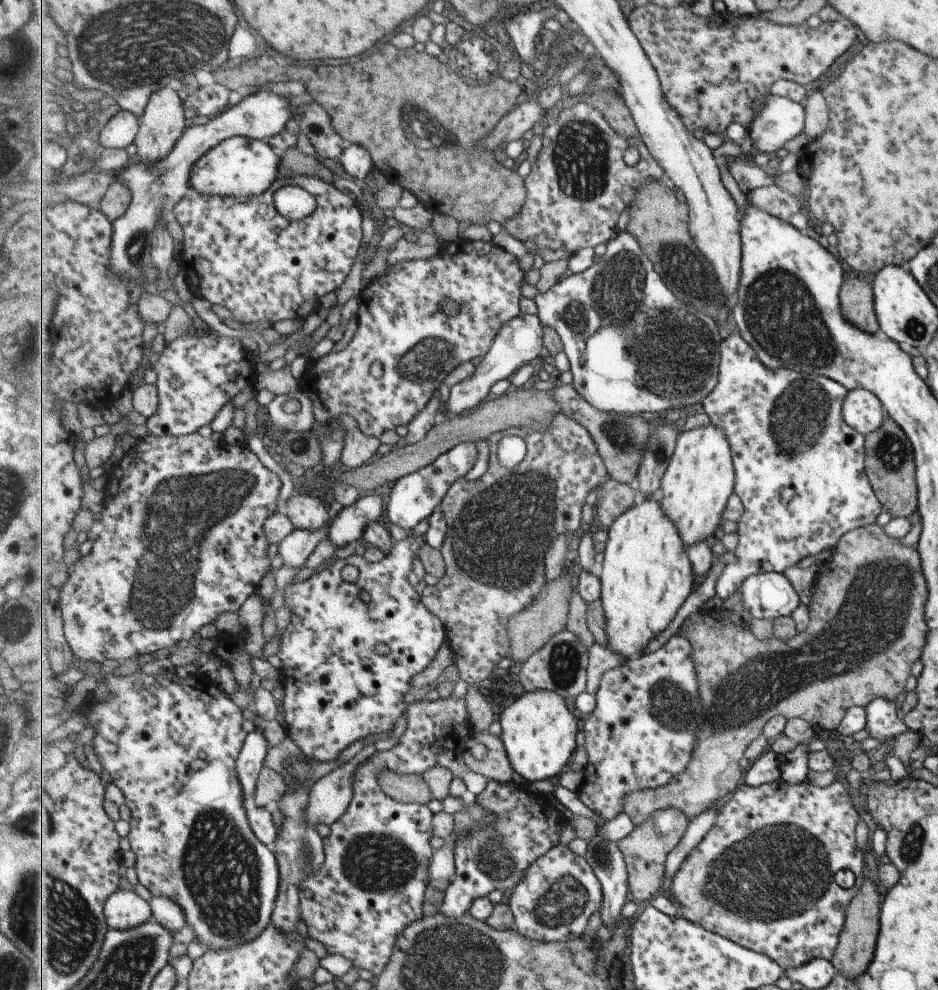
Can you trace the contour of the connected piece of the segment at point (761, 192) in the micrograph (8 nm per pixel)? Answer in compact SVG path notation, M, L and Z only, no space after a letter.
M777 185L755 189L747 198L749 203L763 209L763 212L771 213L771 216L788 223L791 216L804 212L800 196L794 196Z

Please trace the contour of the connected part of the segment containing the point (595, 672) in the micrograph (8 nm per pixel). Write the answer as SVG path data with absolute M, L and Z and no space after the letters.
M595 642L590 648L590 663L588 668L588 687L587 693L593 697L599 692L601 680L609 670L619 668L625 664L627 658L621 656L619 652L613 652L610 648Z

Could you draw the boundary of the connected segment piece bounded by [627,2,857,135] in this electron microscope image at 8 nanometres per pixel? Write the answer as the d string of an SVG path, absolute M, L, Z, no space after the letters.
M652 2L628 10L627 20L642 41L651 64L658 69L667 102L675 108L675 112L679 112L687 128L696 135L703 133L703 130L711 134L727 132L731 122L739 122L748 130L778 80L795 81L801 86L817 80L833 64L833 60L853 44L857 36L857 28L845 17L835 22L822 22L811 28L805 23L787 26L774 24L761 17L735 17L728 11L704 19L703 16L693 14L685 5L665 8Z

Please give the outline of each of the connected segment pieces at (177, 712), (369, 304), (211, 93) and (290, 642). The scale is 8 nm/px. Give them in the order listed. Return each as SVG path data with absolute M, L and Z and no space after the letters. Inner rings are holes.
M138 670L132 675L119 678L115 674L105 677L105 684L109 688L109 696L98 702L96 706L89 710L83 708L83 713L87 717L88 724L95 728L96 737L94 738L94 752L100 764L108 771L112 782L122 791L125 804L130 809L130 832L127 837L132 844L132 852L136 855L135 867L143 886L151 891L154 897L161 898L167 896L175 900L187 916L187 924L195 933L194 938L199 938L203 944L207 944L207 950L229 950L237 948L241 944L247 944L261 936L272 923L275 905L278 902L279 891L281 890L281 872L278 857L263 841L257 838L249 824L247 810L243 807L245 793L243 784L238 776L238 760L246 746L248 733L243 728L245 716L243 710L231 702L231 696L221 692L217 684L211 684L211 690L207 692L207 680L205 675L197 678L193 673L185 678L180 678L175 673L163 672L161 674L145 674Z
M458 238L456 241L449 244L445 244L442 252L437 254L435 258L429 258L429 260L415 259L399 262L395 266L388 268L389 273L383 276L381 280L373 282L370 286L362 289L360 295L360 311L357 313L357 330L354 336L348 343L348 345L341 352L330 352L328 355L323 356L319 360L315 360L306 367L304 375L298 379L300 390L303 390L311 400L313 400L313 412L315 412L315 426L311 433L314 433L319 442L321 442L321 448L323 448L323 460L322 466L335 466L342 460L342 452L345 444L345 430L343 430L343 424L339 420L339 416L344 412L353 415L357 418L357 424L361 428L361 432L365 432L367 436L378 437L385 432L385 430L395 430L400 426L408 427L425 408L427 404L431 402L437 395L439 386L444 384L447 377L451 372L455 372L461 364L470 362L473 358L483 358L491 352L491 346L495 344L495 338L499 336L499 332L503 332L503 328L515 320L518 316L522 315L521 302L523 296L521 295L521 285L527 284L525 280L525 272L519 268L519 258L513 254L503 250L499 246L496 246L492 242L477 242L470 241L465 238ZM445 300L453 300L457 306L459 306L459 314L457 316L447 316L441 308L441 304ZM377 362L383 370L381 378L375 378L373 372L371 372L371 366Z
M218 83L201 87L185 100L186 118L219 116L231 107L232 91Z
M408 535L404 540L395 542L391 552L381 562L371 563L364 555L353 554L334 561L307 580L285 587L284 605L291 610L291 617L283 631L278 651L282 662L279 681L284 690L284 700L281 702L285 712L283 723L287 735L305 756L319 762L337 760L337 756L353 742L371 734L385 734L393 730L399 717L405 716L403 712L410 707L403 698L405 693L414 692L415 676L431 666L445 643L443 621L421 602L409 582L413 564L419 559L417 549L417 543ZM349 564L359 570L357 588L365 586L363 590L367 590L372 598L369 604L355 596L355 586L343 578L343 568ZM379 644L387 644L389 653L379 654Z

